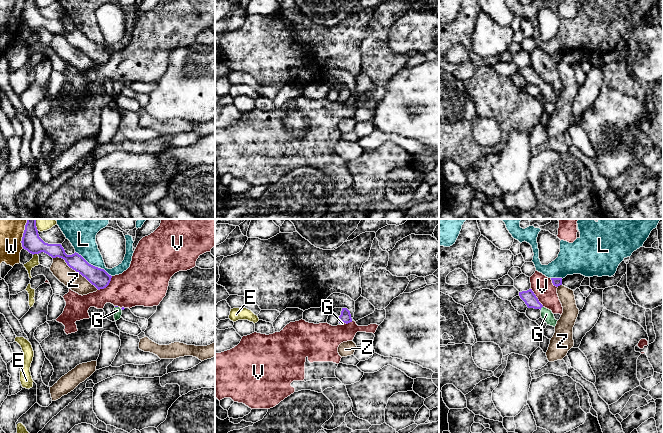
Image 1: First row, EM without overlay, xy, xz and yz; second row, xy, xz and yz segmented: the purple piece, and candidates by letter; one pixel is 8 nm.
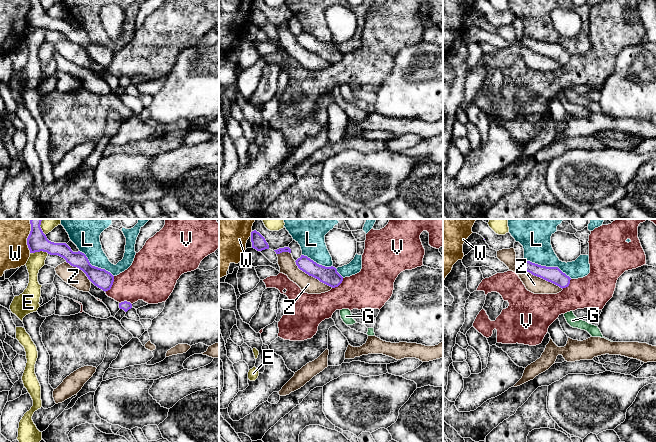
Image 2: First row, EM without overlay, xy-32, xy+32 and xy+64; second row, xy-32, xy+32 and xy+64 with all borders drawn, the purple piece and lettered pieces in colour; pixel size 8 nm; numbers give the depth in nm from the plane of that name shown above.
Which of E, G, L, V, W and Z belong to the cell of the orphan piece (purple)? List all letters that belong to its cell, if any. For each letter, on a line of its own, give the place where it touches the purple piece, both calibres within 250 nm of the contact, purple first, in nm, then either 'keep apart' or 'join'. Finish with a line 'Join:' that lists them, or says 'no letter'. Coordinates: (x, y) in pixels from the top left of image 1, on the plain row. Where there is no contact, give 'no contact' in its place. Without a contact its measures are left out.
E: contact xy (35, 29); calibres 150 and 70 nm; keep apart
G: contact yz (541, 83); calibres 110 and 90 nm; join
L: contact xy (92, 41); calibres 150 and 200 nm; keep apart
V: contact xy (107, 61); calibres 150 and 320 nm; keep apart
W: contact xy (23, 12); calibres 150 and 180 nm; keep apart
Z: contact xy (75, 46); calibres 150 and 150 nm; keep apart
Join: G

